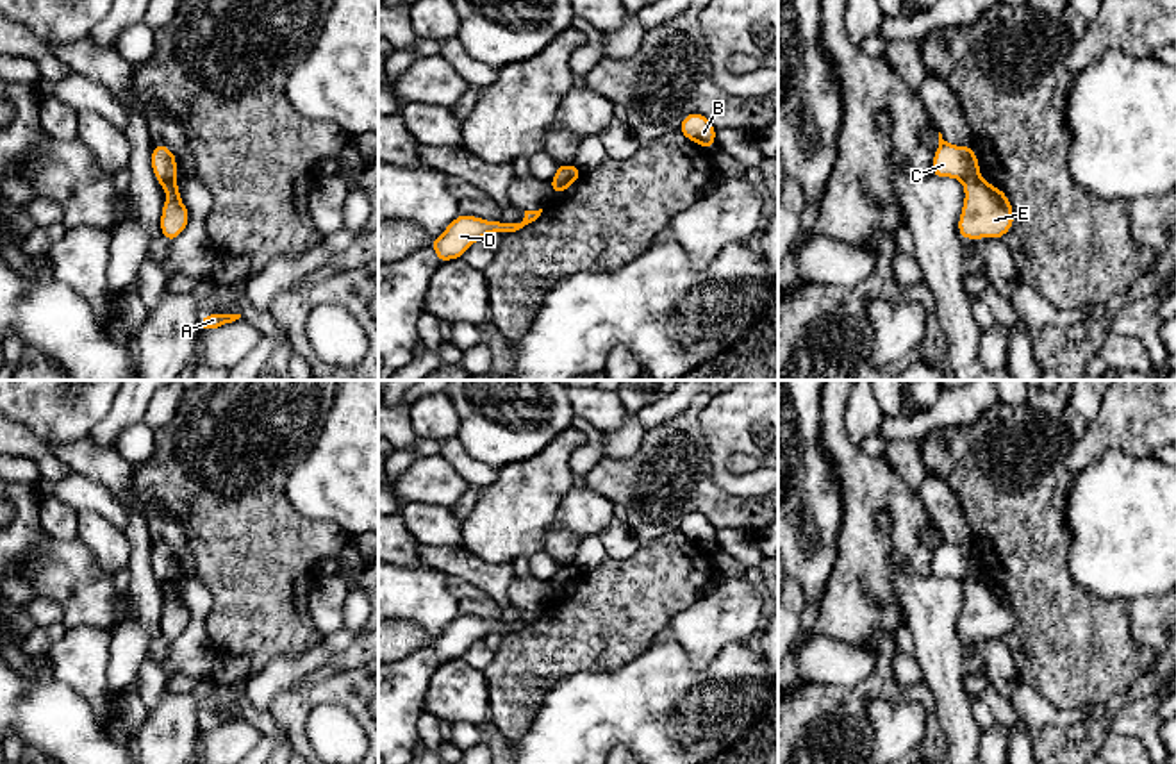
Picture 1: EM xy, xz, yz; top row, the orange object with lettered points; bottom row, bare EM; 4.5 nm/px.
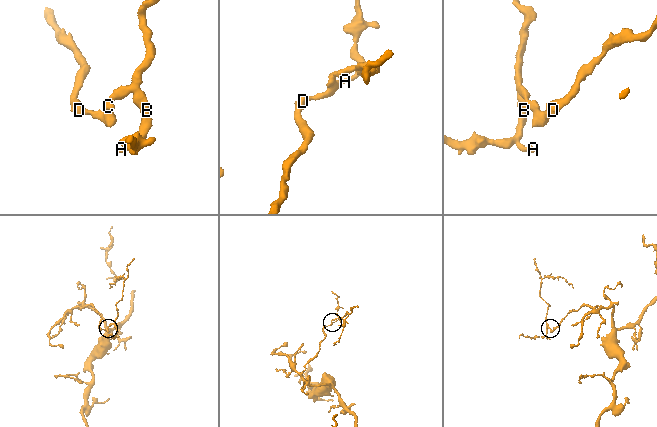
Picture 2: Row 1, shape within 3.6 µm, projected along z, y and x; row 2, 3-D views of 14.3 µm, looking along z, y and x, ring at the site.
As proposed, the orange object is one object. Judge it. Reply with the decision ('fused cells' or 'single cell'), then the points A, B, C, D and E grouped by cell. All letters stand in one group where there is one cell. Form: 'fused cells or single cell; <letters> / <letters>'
fused cells; A B C / D E

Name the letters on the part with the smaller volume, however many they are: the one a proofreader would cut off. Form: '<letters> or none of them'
A, B, C

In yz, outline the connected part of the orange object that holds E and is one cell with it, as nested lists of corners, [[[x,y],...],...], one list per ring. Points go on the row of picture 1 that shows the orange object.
[[[969,177],[964,182],[964,207],[958,218],[962,239],[1003,239],[1014,227],[1010,198],[985,179]]]

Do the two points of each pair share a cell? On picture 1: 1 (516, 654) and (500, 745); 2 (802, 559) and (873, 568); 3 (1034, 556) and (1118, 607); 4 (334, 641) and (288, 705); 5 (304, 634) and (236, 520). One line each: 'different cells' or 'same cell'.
1: different cells
2: different cells
3: same cell
4: different cells
5: same cell

